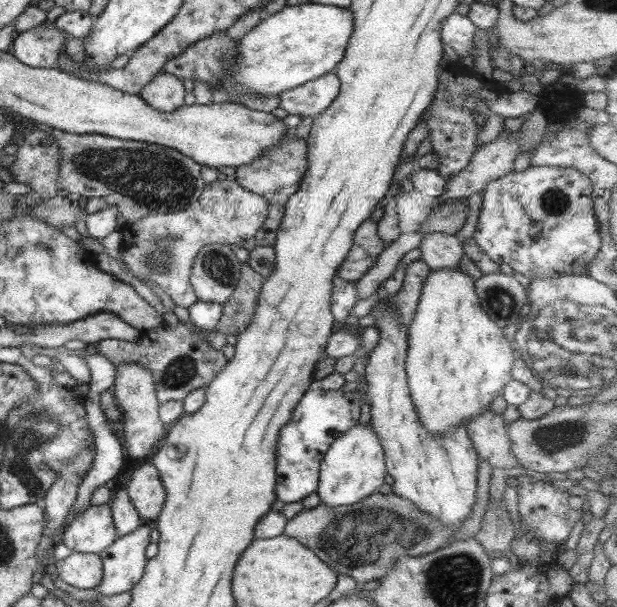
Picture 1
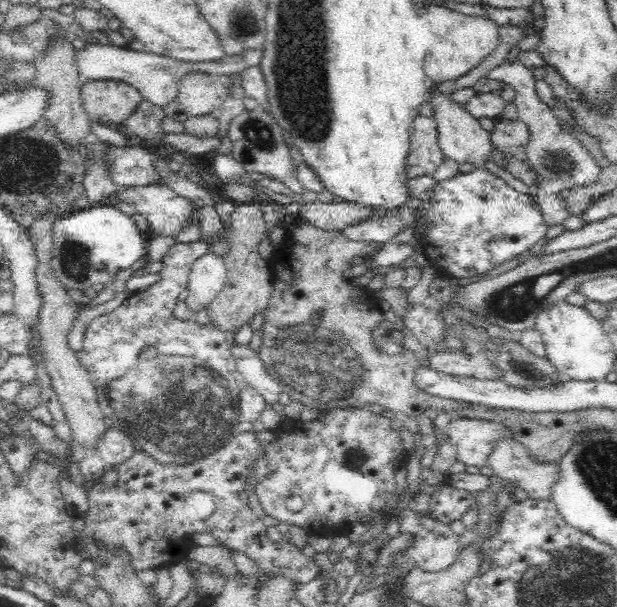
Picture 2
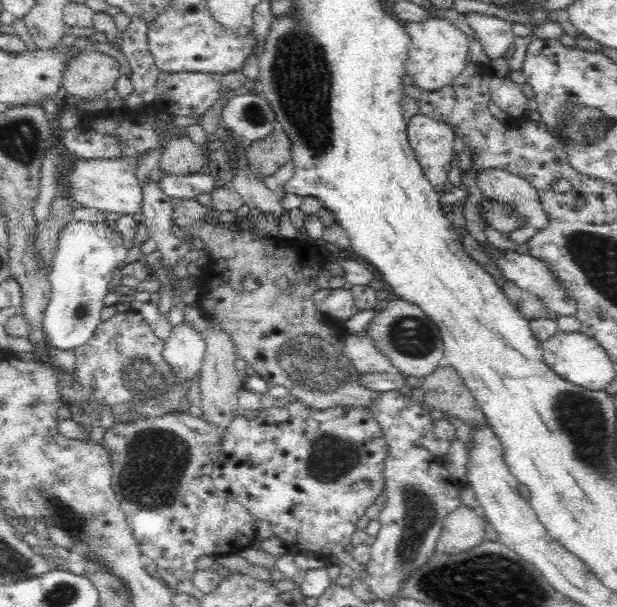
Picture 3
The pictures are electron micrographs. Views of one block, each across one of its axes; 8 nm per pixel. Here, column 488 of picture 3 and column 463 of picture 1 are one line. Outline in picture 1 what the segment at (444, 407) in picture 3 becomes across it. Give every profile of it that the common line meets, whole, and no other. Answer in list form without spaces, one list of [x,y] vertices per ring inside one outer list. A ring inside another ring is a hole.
[[[488,408],[483,414],[469,419],[463,427],[480,460],[485,460],[493,468],[518,466],[501,415],[492,413]]]

